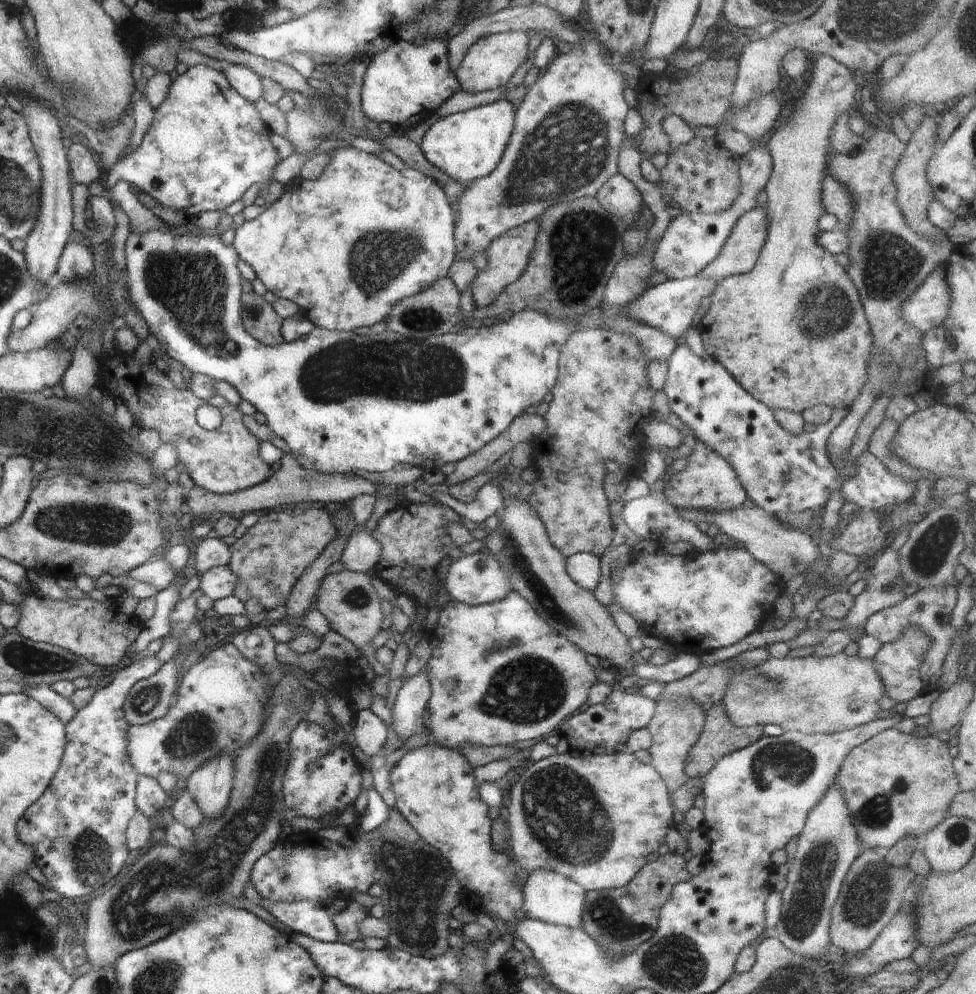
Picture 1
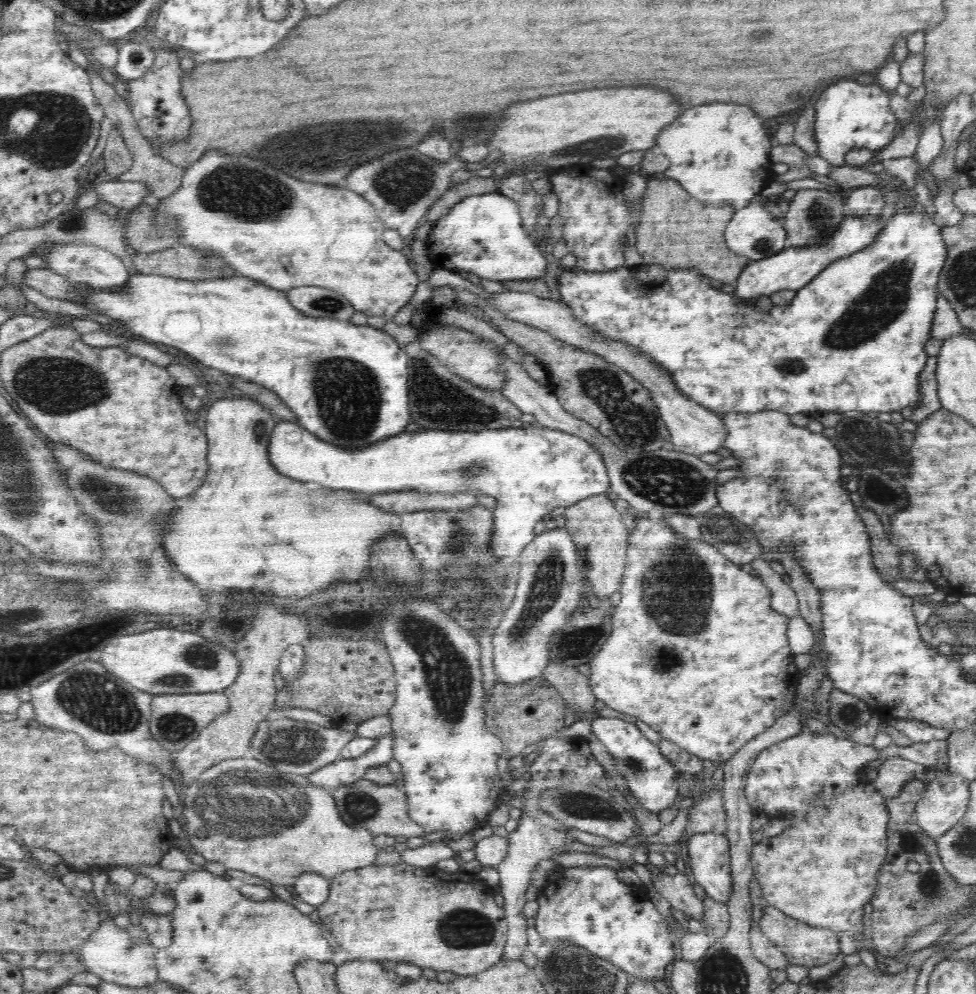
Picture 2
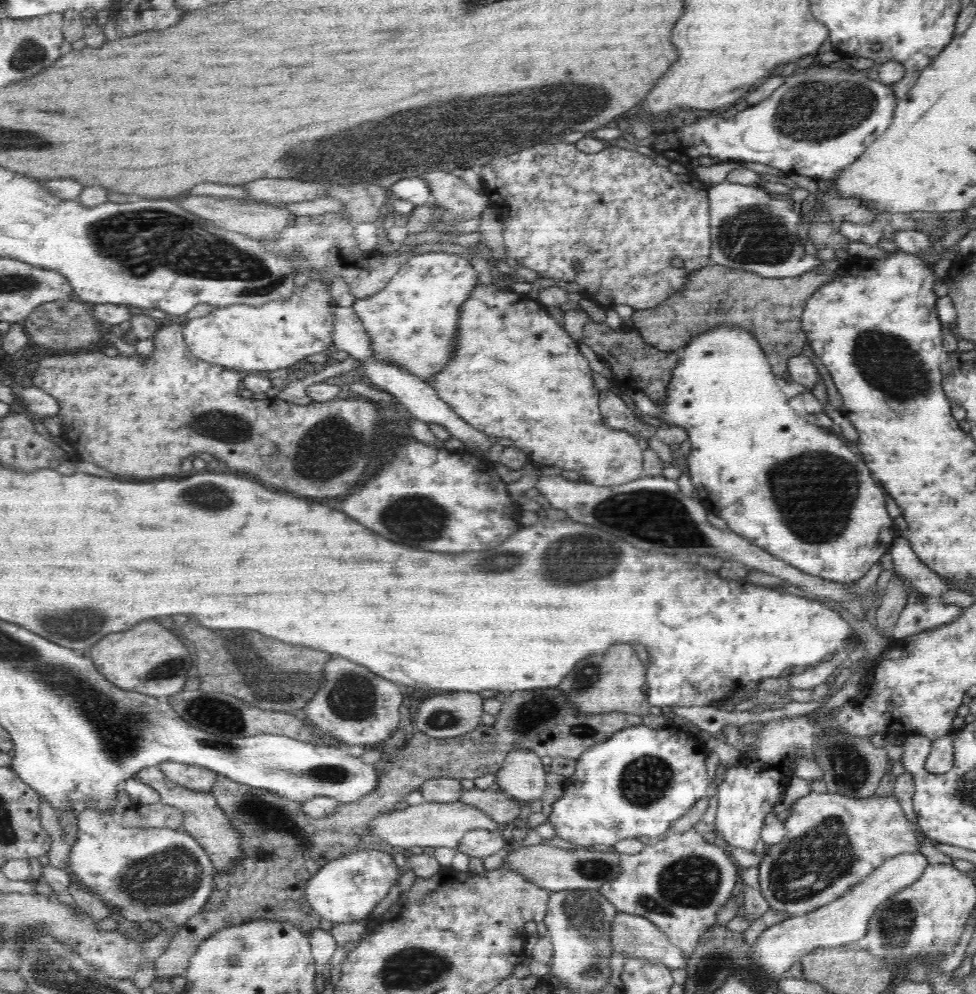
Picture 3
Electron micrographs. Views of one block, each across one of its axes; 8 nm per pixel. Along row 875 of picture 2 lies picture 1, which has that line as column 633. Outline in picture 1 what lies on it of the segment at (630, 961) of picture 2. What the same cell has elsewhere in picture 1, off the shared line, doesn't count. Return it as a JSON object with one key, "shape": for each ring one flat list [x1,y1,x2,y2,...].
{"shape":[[696,546,688,554,677,556,677,555,666,555,661,549,657,550,654,554,646,555,640,550,636,551,632,549,630,551,630,559,628,563,617,569,611,571,610,575,610,587,614,596,612,602,610,602,609,608,613,611,626,612,632,616,636,622,640,625,643,631,652,634,654,637,661,639,664,643,669,644,672,648,677,648,683,651,688,650,688,642,694,644,694,646,700,646,704,648,706,653,716,648,724,648,724,646,732,646,741,640,744,640,748,634,754,631,758,631,761,625,765,622,765,618,769,615,773,616,774,602,783,592,784,586,783,580,776,576,773,572,770,572,764,564,760,564,758,560,754,560,745,548,728,548,728,550,706,550,702,552,701,548]]}

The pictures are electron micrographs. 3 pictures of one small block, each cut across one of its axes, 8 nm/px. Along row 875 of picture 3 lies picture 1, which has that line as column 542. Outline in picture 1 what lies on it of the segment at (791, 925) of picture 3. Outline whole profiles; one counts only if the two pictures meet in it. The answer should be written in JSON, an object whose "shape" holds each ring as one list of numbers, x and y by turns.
{"shape":[[538,868,528,874,523,886,523,894,525,912,532,918,546,922,546,924,582,929,582,910,584,910,586,890,574,880,562,876,554,870]]}

